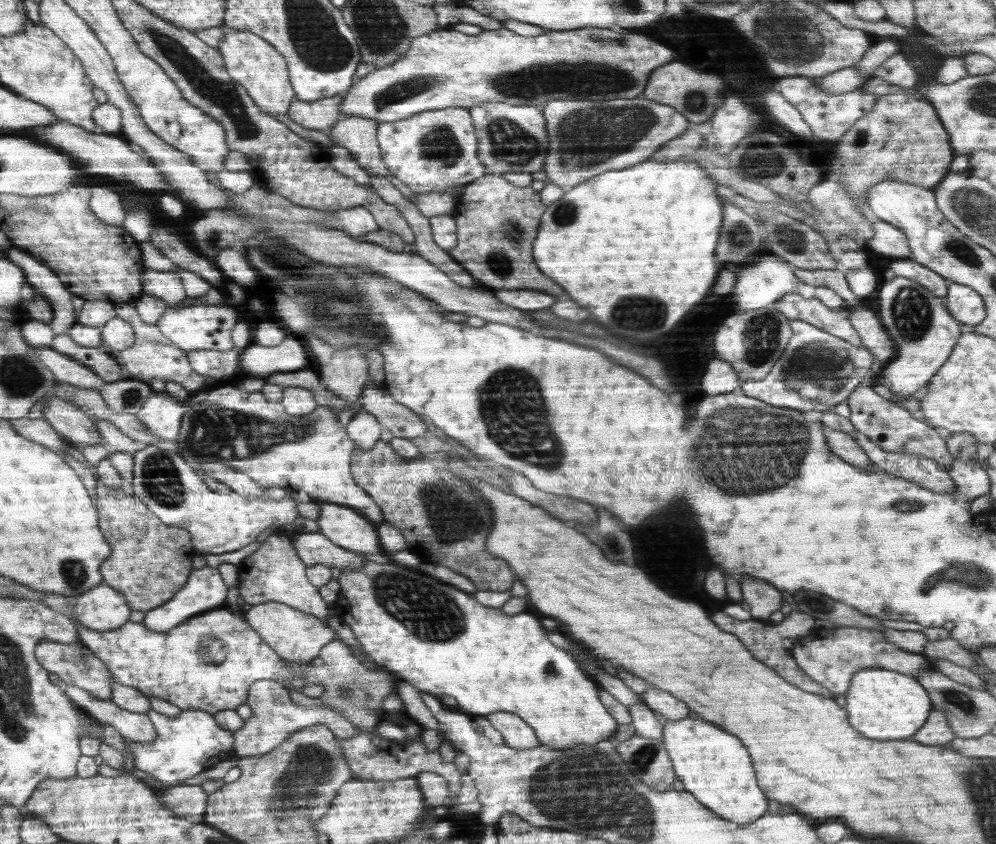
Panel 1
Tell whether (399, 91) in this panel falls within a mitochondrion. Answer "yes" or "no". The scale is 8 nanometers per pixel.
yes

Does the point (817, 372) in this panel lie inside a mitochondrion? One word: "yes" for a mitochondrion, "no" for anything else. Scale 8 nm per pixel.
yes

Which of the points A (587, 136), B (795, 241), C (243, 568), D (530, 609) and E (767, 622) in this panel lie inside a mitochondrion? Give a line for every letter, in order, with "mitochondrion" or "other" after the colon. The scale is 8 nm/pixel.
A: mitochondrion
B: mitochondrion
C: other
D: other
E: other

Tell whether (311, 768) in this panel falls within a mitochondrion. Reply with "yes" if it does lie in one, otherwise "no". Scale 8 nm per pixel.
yes

